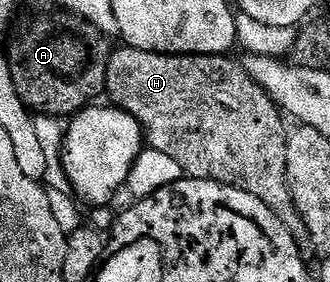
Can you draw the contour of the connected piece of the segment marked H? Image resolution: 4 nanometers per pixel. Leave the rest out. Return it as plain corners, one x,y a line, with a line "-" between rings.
119,47
114,50
107,64
107,87
106,96
110,104
117,109
124,109
143,129
146,144
150,148
161,151
161,155
169,155
177,163
181,163
184,174
188,178
196,181
216,181
222,185
231,185
235,189
245,191
249,195
257,195
265,207
269,207
285,223
285,227
292,231
303,229
303,221
299,217
297,207
293,203
291,194
291,183
287,180
287,134
288,126
283,126
285,122
284,114
278,105
271,100
271,96
265,92
261,86
251,78
243,69
238,60
230,61
232,58
227,55
197,55
196,53
154,53
153,51
141,51
130,47

